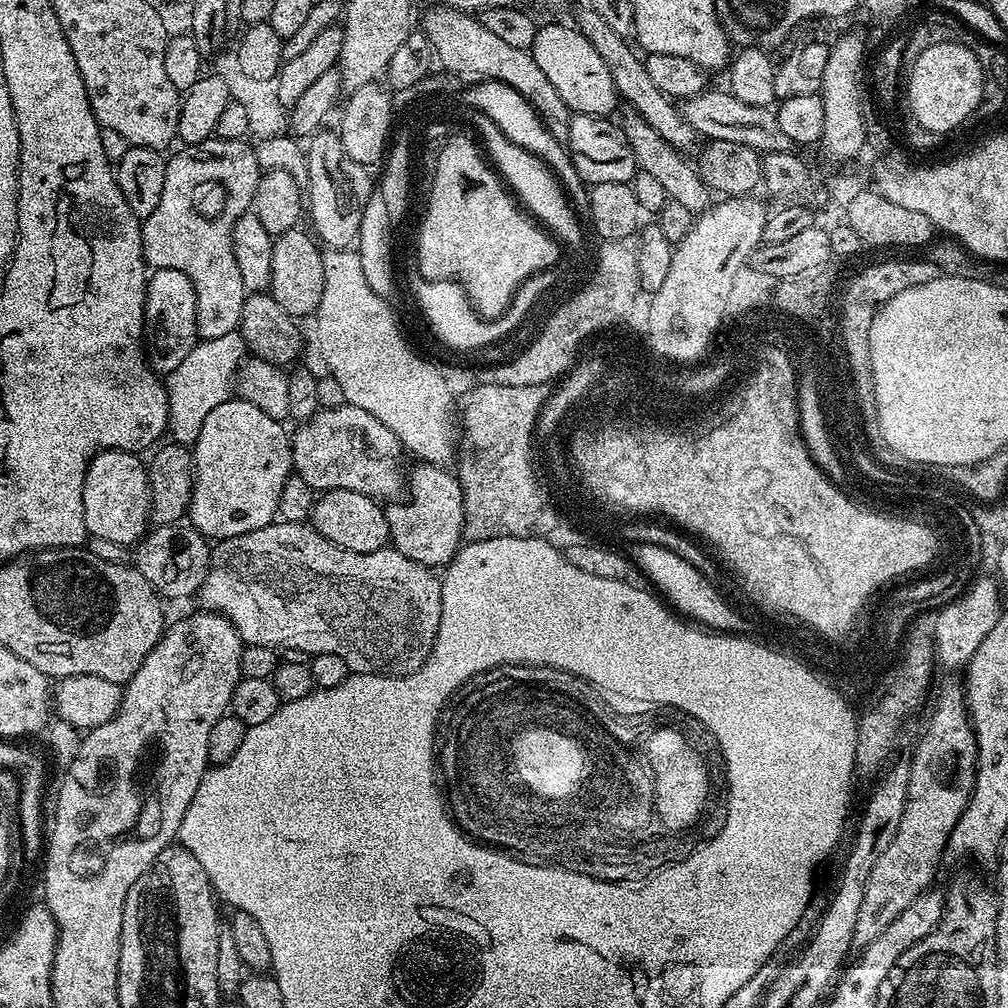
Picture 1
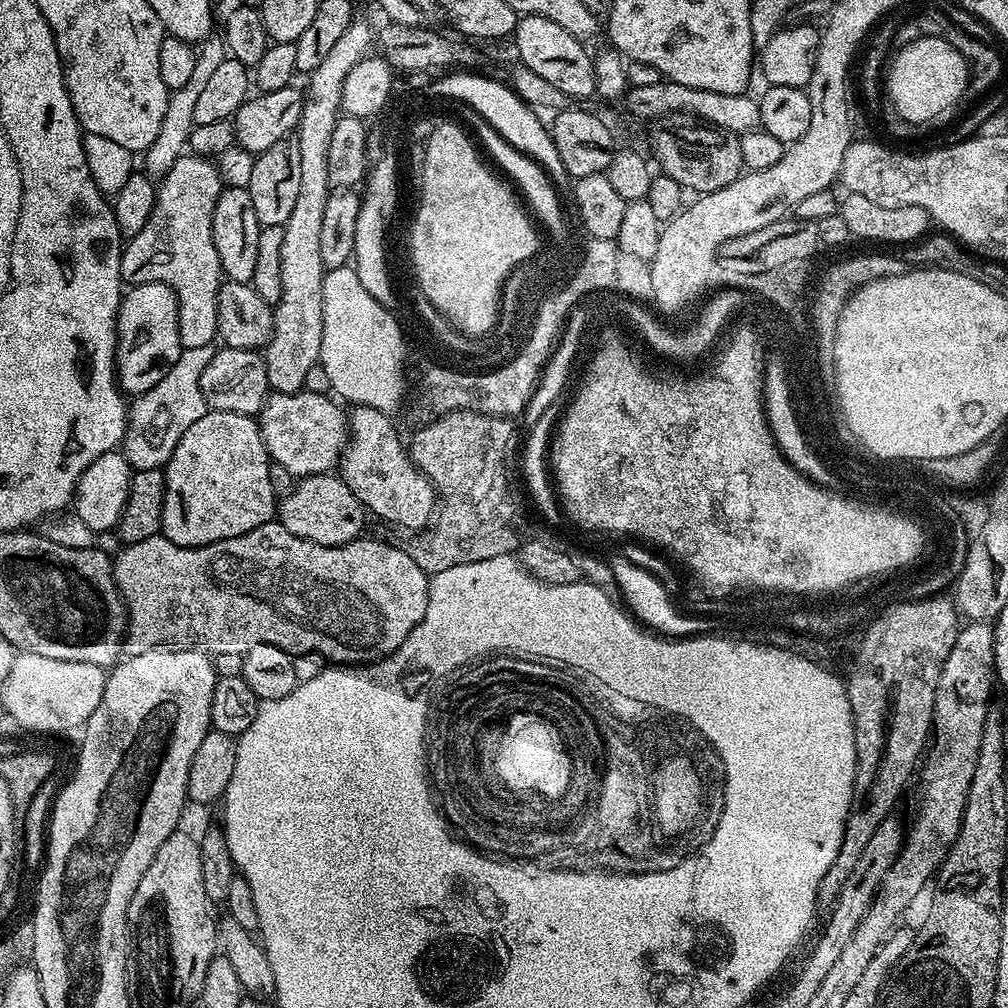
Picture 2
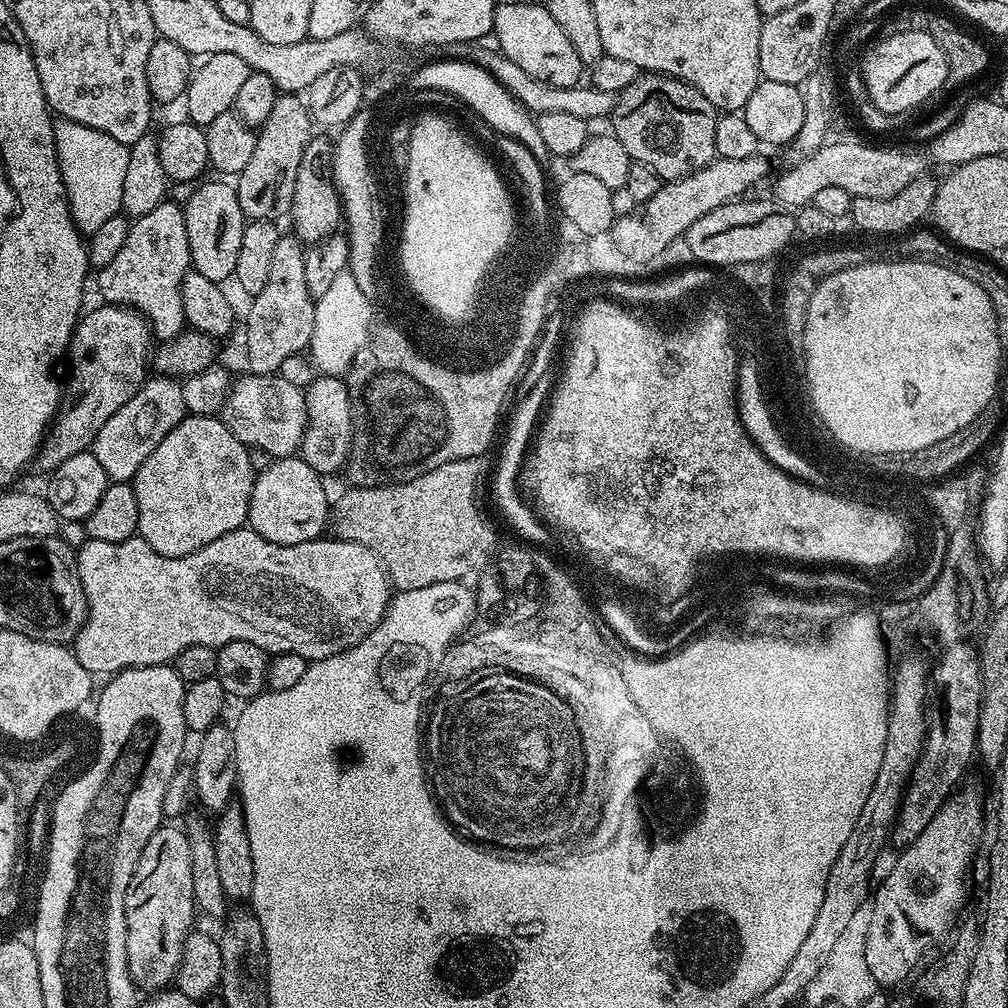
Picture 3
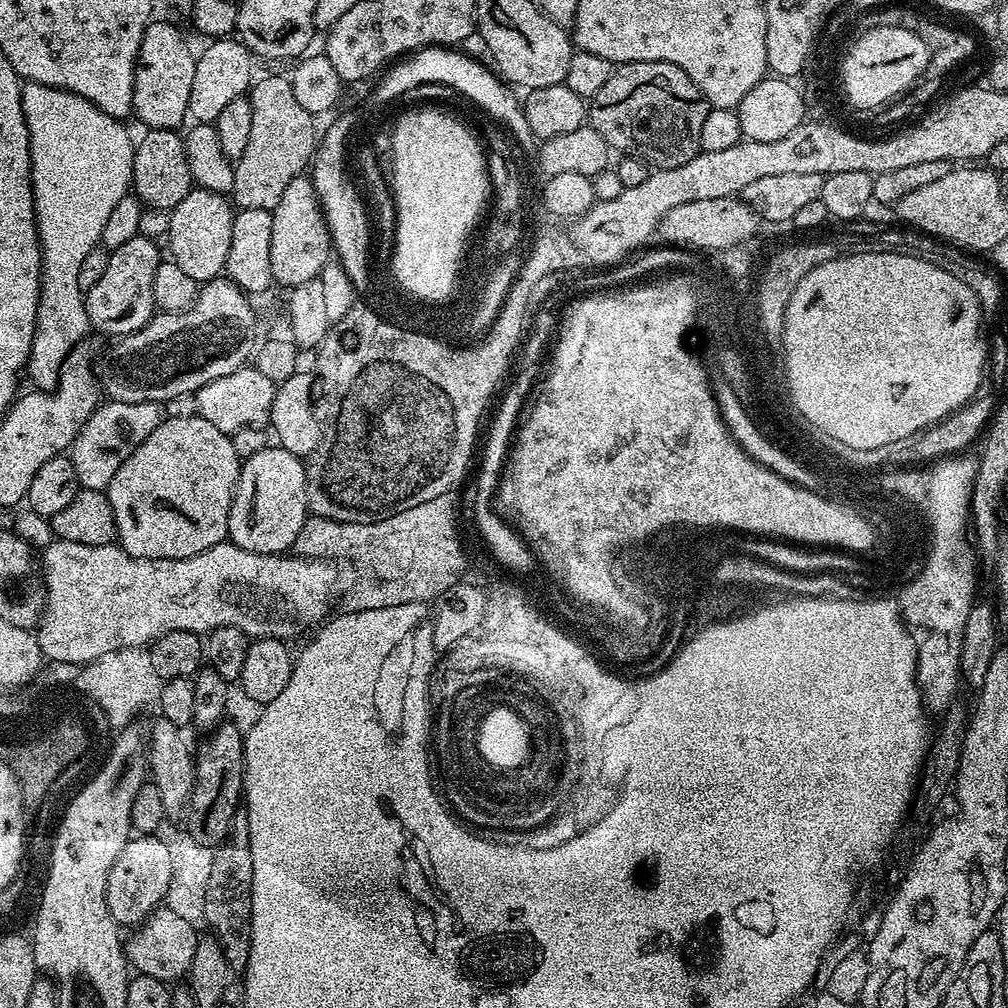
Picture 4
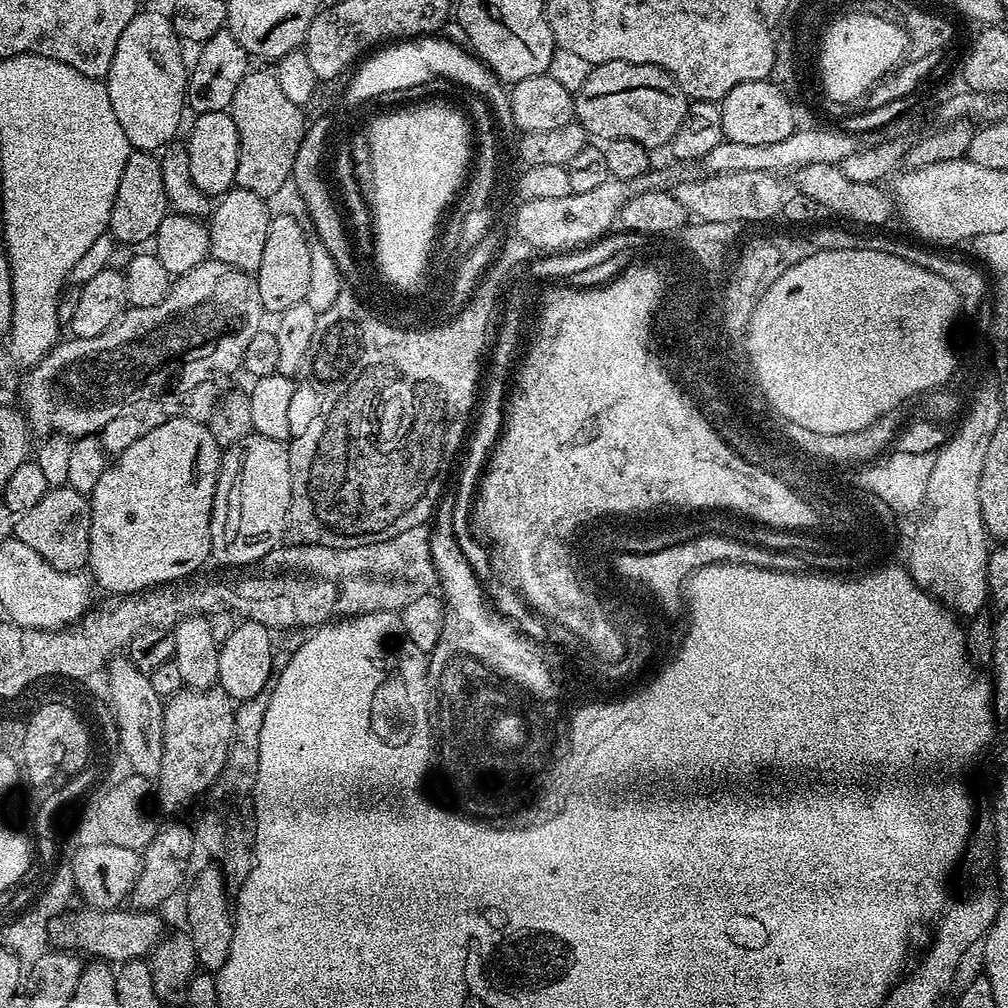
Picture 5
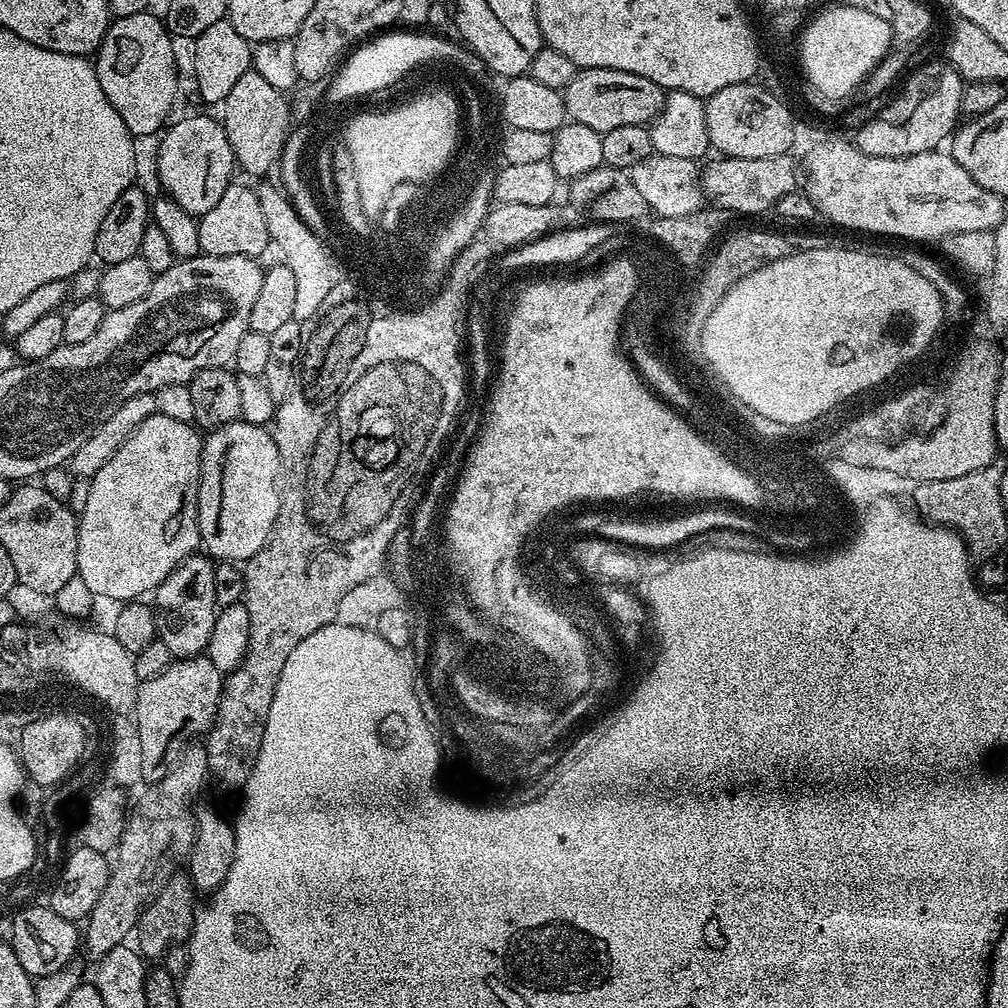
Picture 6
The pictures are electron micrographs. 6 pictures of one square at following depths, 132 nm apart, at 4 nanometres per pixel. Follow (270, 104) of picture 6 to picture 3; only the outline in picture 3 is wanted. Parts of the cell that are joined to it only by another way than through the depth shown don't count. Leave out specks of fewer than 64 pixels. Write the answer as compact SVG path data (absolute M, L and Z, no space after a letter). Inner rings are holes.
M296 94L277 95L270 118L258 129L254 155L238 173L240 184L235 185L238 202L248 220L279 221L280 216L287 217L291 213L298 166L313 135L314 121L307 103Z

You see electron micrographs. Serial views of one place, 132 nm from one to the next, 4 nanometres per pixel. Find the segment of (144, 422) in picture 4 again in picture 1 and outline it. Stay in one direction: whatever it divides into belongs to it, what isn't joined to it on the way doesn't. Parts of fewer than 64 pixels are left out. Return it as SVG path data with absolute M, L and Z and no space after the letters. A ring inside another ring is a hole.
M239 331L222 334L222 338L200 340L186 359L178 365L178 370L167 373L168 427L170 436L177 444L193 445L206 422L206 414L214 410L234 392L236 372L246 359L244 339Z

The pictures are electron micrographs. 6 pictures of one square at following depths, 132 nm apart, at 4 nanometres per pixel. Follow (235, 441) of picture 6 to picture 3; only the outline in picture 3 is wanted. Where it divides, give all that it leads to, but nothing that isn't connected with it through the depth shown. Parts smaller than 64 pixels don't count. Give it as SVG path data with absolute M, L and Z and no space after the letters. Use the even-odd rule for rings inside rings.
M299 455L273 459L266 470L256 473L256 481L250 494L247 527L254 529L259 536L270 542L286 546L321 539L325 535L324 527L329 527L330 524L330 496L328 500L328 492L320 480L323 480L321 473L315 472Z

